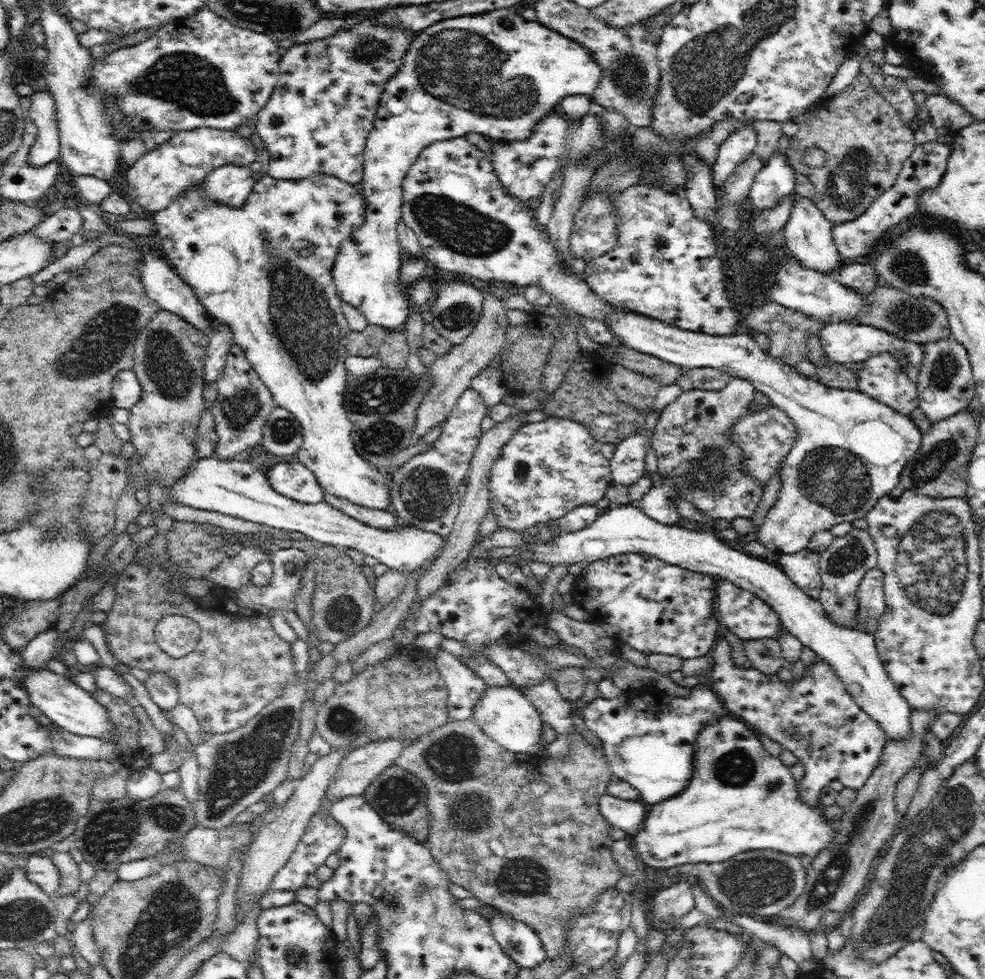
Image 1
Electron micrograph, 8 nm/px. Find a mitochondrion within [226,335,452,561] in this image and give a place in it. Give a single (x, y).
(378, 401)

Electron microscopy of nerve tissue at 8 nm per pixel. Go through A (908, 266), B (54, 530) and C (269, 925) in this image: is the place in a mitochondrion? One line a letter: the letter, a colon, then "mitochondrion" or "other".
A: mitochondrion
B: mitochondrion
C: other

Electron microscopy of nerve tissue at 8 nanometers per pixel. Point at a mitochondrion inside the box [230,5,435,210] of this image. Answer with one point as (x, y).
(373, 49)

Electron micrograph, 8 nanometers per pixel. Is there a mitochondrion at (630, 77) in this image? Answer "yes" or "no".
yes

